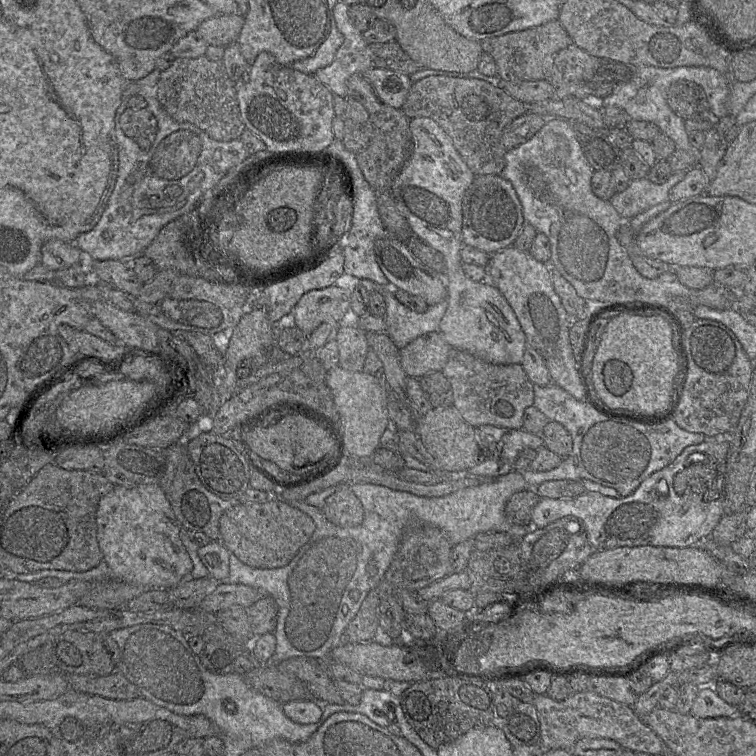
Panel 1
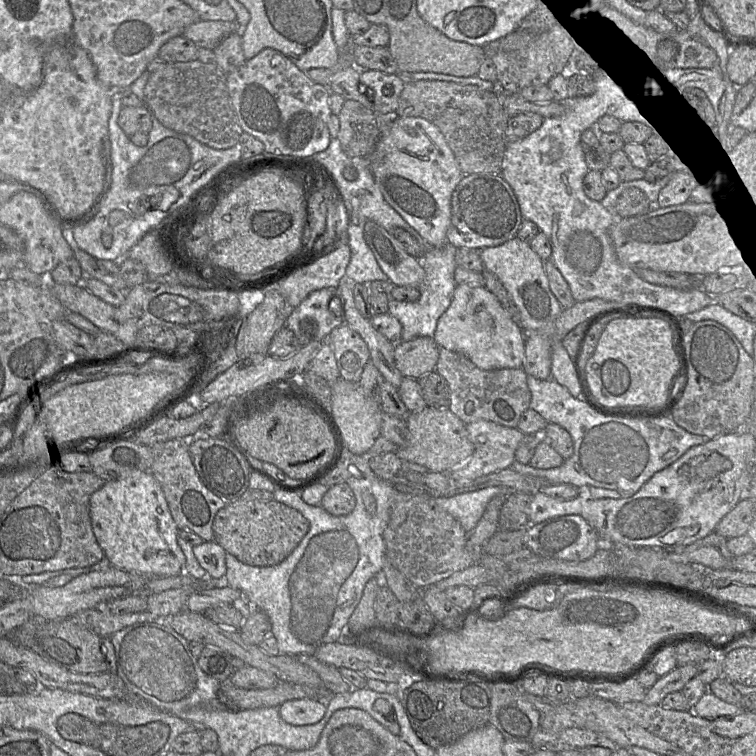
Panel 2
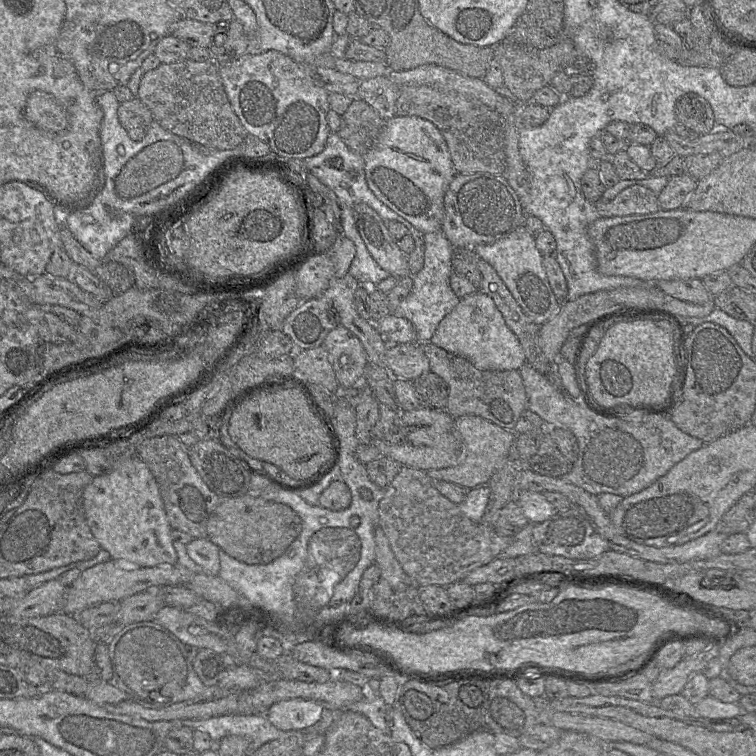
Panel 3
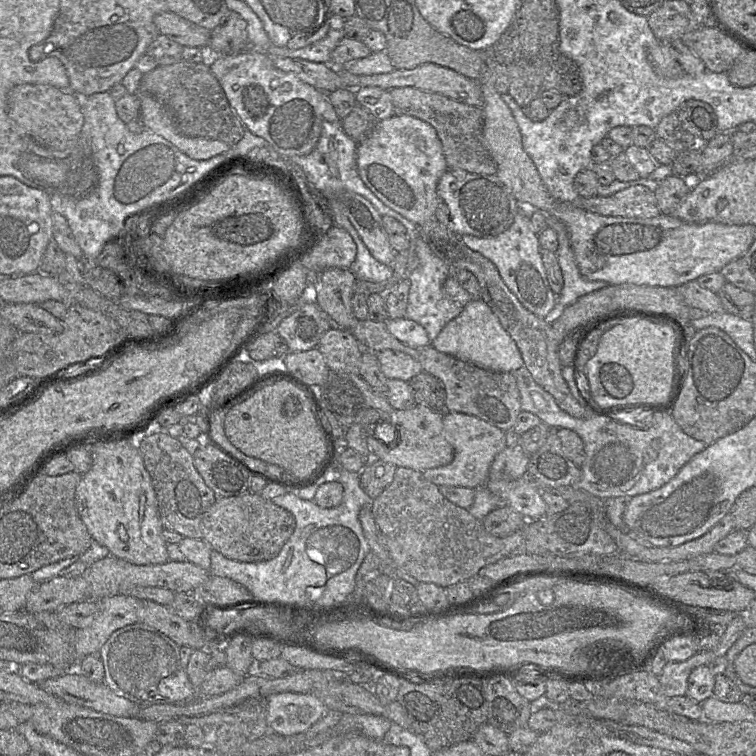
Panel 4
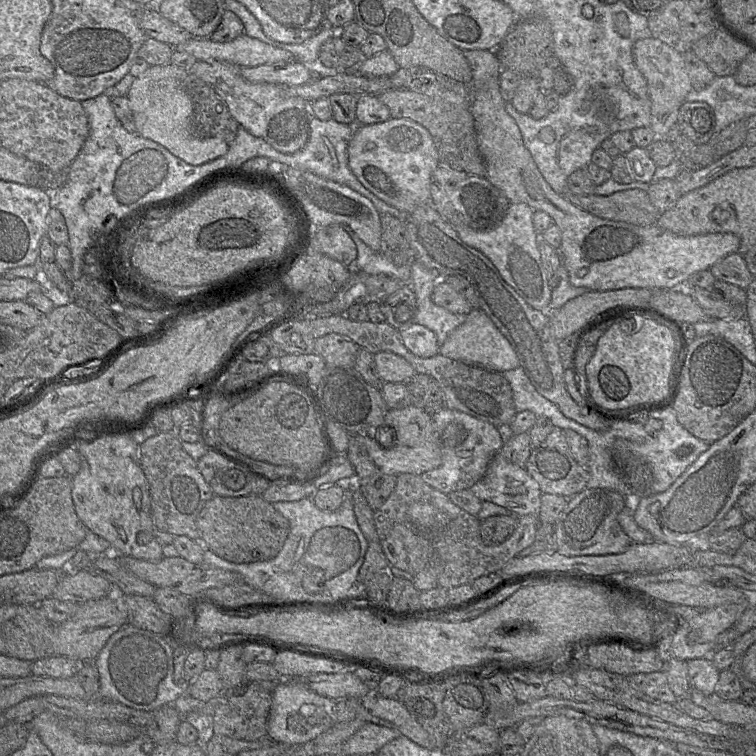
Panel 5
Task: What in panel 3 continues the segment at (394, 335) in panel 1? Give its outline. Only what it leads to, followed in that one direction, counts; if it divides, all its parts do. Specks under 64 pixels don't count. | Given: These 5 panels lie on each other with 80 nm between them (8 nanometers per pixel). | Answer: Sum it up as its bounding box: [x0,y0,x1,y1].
[390,230,460,342]

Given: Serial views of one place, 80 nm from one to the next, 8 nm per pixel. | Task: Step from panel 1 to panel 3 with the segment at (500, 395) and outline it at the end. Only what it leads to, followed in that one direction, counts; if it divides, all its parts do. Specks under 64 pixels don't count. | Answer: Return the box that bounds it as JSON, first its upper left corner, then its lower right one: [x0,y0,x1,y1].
[419,342,527,430]

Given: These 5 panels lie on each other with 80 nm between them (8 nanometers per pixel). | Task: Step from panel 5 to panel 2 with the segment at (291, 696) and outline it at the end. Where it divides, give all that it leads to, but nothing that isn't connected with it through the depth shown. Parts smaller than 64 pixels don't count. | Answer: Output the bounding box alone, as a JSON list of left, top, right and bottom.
[278,698,326,726]

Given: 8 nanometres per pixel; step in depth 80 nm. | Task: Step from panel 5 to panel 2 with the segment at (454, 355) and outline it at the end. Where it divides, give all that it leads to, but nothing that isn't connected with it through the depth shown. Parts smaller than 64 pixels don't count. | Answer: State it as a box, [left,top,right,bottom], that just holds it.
[433,285,525,370]

